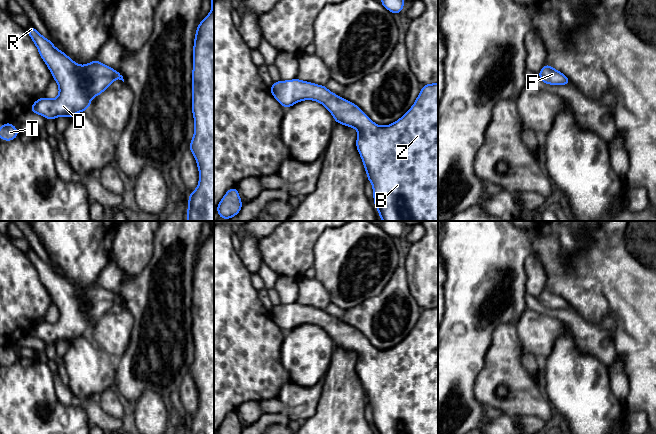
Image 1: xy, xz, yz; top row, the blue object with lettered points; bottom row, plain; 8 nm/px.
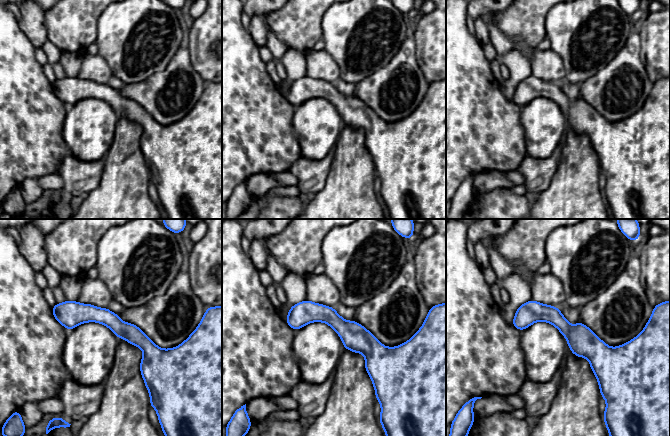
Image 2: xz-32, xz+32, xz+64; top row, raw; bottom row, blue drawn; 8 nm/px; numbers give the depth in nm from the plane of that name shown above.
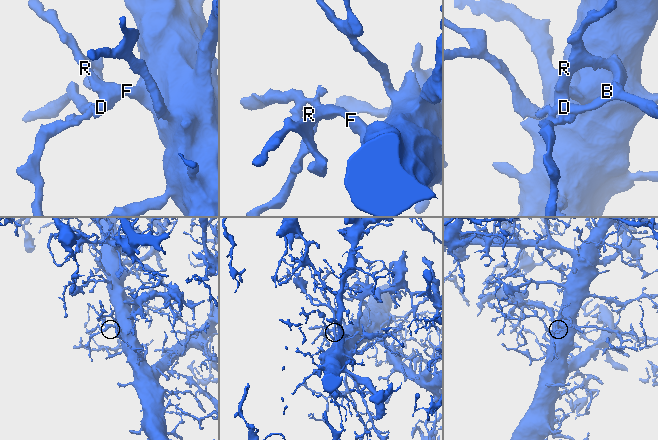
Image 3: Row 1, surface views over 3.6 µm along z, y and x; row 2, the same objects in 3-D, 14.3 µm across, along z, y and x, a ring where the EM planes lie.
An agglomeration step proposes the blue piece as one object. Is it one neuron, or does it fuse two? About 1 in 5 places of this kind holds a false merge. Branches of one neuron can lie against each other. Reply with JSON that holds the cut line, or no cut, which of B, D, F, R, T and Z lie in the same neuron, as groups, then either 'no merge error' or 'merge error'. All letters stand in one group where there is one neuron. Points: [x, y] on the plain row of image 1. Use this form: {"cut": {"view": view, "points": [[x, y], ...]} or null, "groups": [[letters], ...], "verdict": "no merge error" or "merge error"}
{"cut": null, "groups": [["B", "D", "F", "R", "T", "Z"]], "verdict": "no merge error"}

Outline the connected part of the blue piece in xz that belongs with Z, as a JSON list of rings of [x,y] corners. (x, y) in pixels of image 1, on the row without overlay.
[[[293,303],[287,305],[274,306],[270,311],[270,315],[273,321],[284,331],[288,332],[295,327],[302,324],[315,324],[324,329],[328,335],[333,339],[336,347],[343,348],[348,351],[353,351],[358,355],[356,364],[357,374],[362,382],[367,403],[373,410],[374,429],[378,434],[438,434],[438,306],[434,308],[423,309],[421,316],[419,317],[414,329],[396,346],[393,346],[387,350],[376,349],[357,329],[345,324],[342,321],[329,315],[325,309],[316,309],[312,306],[306,306],[303,304]]]

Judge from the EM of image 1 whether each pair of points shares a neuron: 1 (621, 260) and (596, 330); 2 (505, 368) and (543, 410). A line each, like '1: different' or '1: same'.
1: different
2: same

